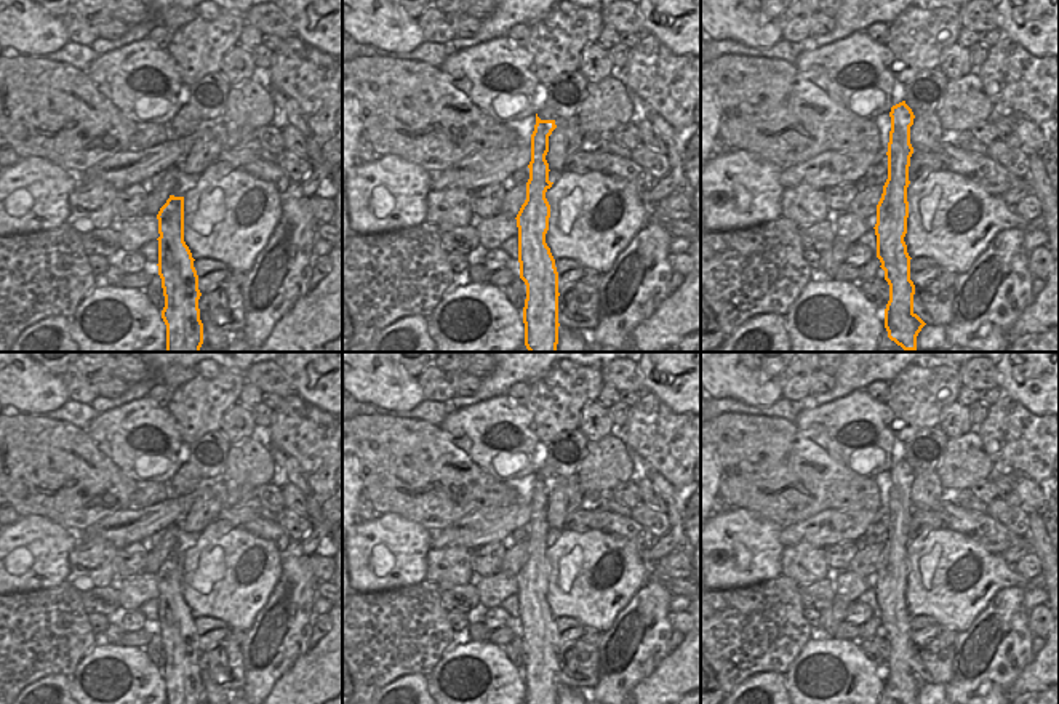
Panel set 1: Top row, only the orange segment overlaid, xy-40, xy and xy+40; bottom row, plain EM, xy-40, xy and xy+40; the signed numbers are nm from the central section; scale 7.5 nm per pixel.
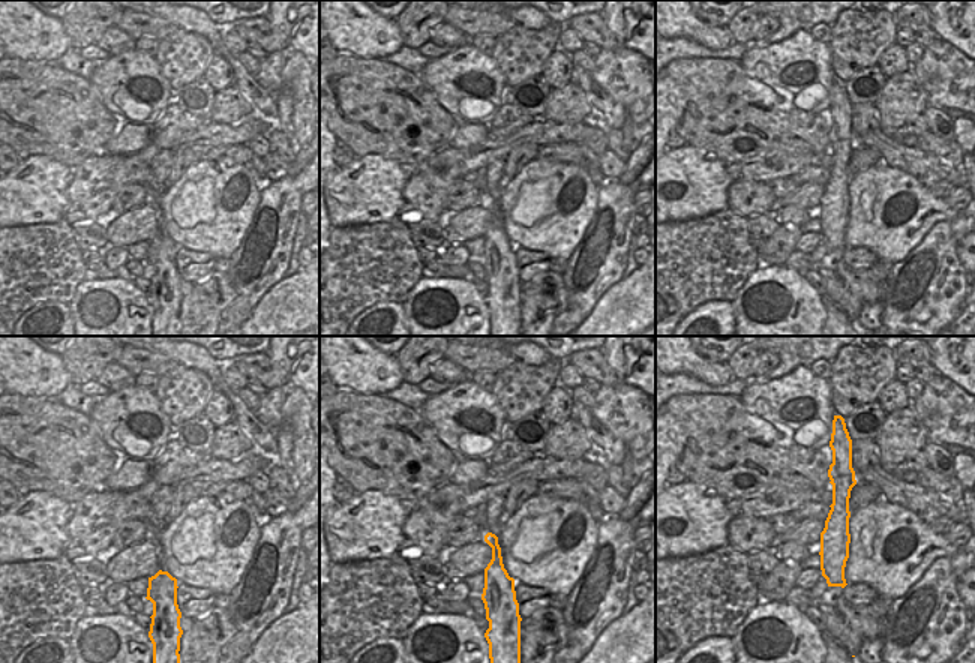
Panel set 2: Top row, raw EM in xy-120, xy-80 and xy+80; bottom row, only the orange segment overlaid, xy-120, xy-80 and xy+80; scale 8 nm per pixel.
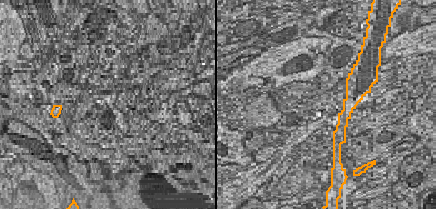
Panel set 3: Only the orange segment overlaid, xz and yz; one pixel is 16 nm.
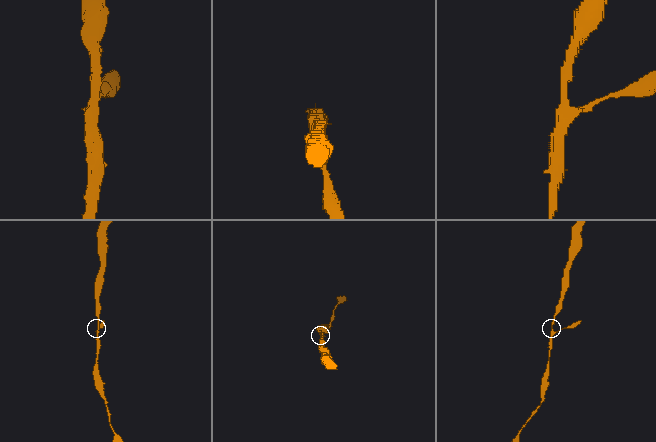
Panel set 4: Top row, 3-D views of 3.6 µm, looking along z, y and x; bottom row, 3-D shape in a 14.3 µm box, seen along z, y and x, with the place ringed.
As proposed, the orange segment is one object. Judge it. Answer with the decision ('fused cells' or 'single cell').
single cell

